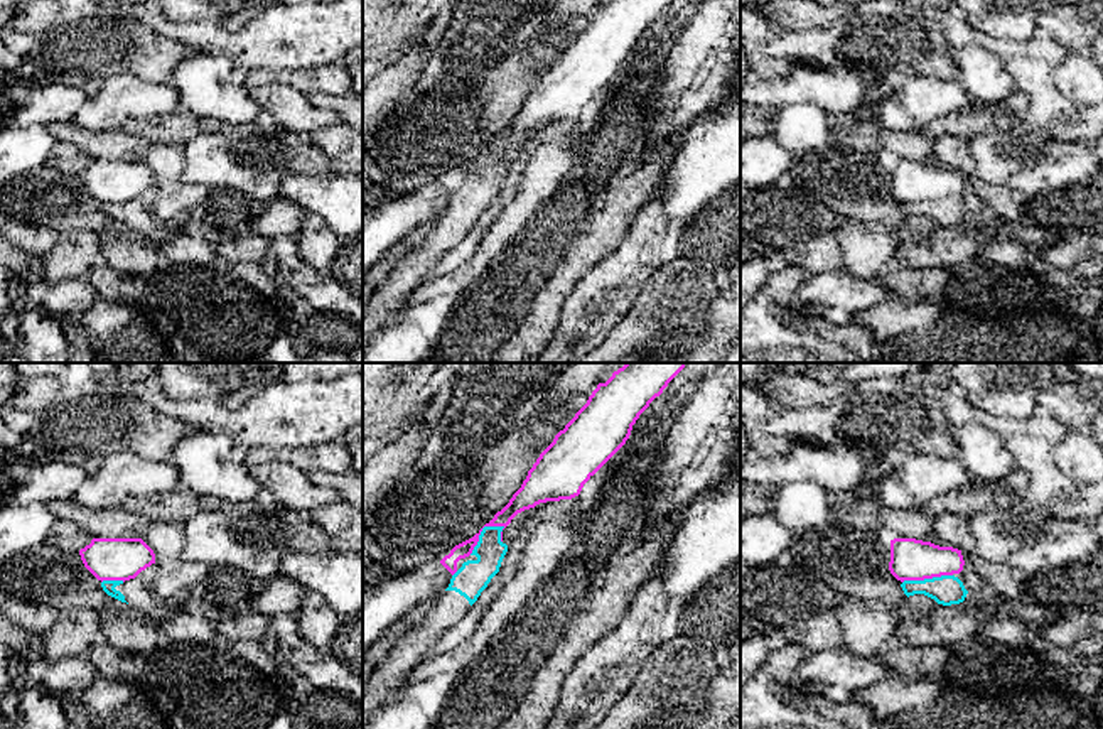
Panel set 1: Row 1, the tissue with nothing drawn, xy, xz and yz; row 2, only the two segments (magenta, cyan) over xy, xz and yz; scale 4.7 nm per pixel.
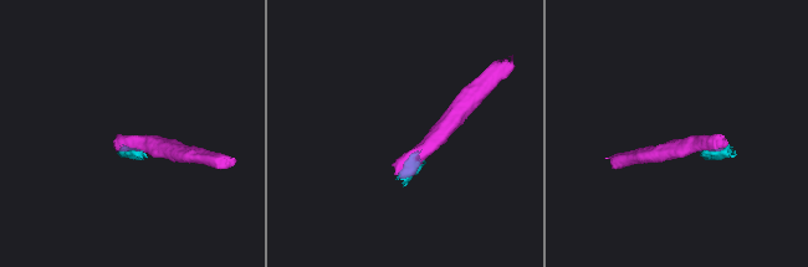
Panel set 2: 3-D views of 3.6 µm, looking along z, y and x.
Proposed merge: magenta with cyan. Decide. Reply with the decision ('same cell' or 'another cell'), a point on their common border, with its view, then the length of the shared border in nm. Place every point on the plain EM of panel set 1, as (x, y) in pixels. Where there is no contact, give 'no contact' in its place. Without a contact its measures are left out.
another cell | xz (481, 152) | 220 nm

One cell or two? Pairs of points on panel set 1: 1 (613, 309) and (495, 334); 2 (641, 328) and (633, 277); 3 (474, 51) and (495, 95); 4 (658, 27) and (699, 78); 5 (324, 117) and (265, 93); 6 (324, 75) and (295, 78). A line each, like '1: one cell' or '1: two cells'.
1: two cells
2: two cells
3: one cell
4: two cells
5: one cell
6: one cell

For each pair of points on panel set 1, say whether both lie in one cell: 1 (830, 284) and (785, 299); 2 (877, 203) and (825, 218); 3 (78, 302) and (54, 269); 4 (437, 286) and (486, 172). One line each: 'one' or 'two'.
1: two
2: one
3: two
4: two

